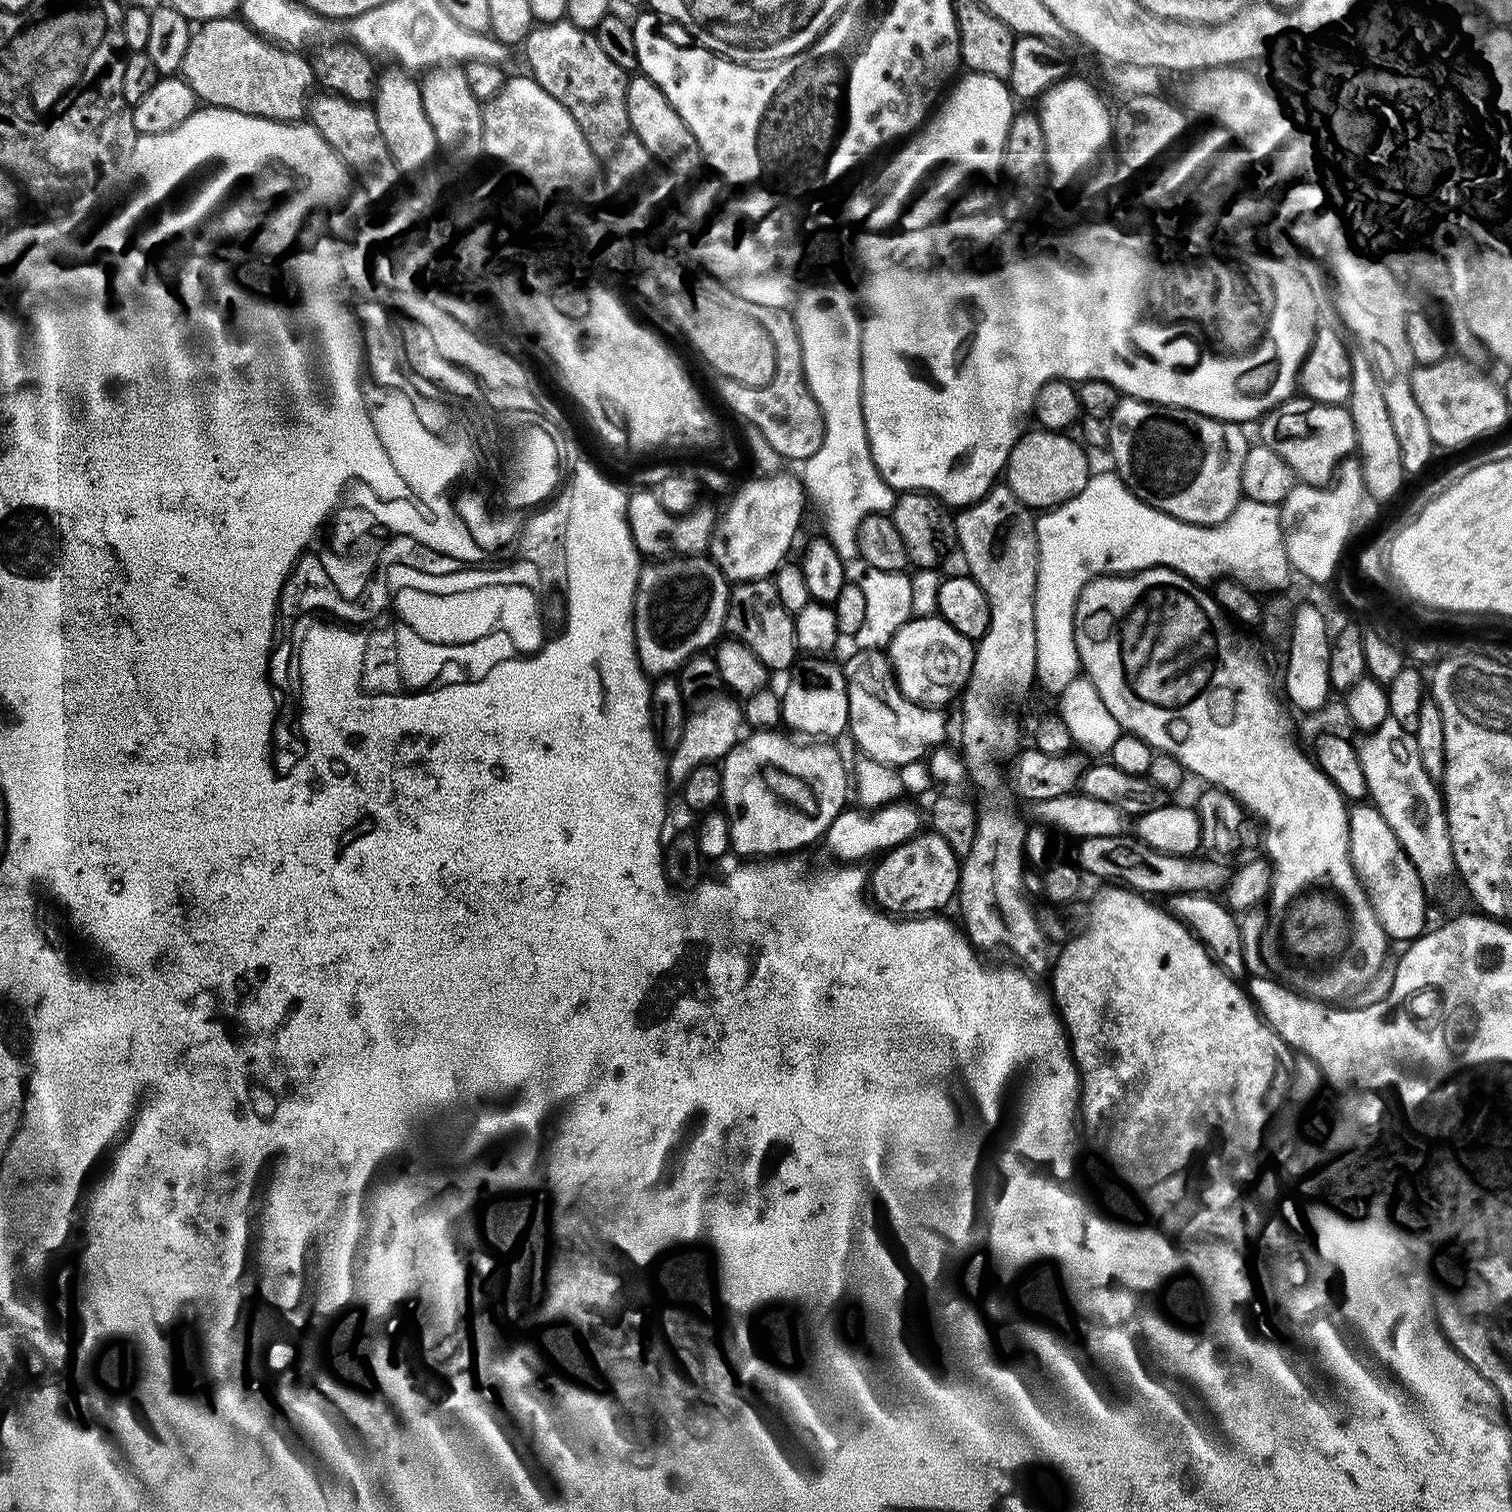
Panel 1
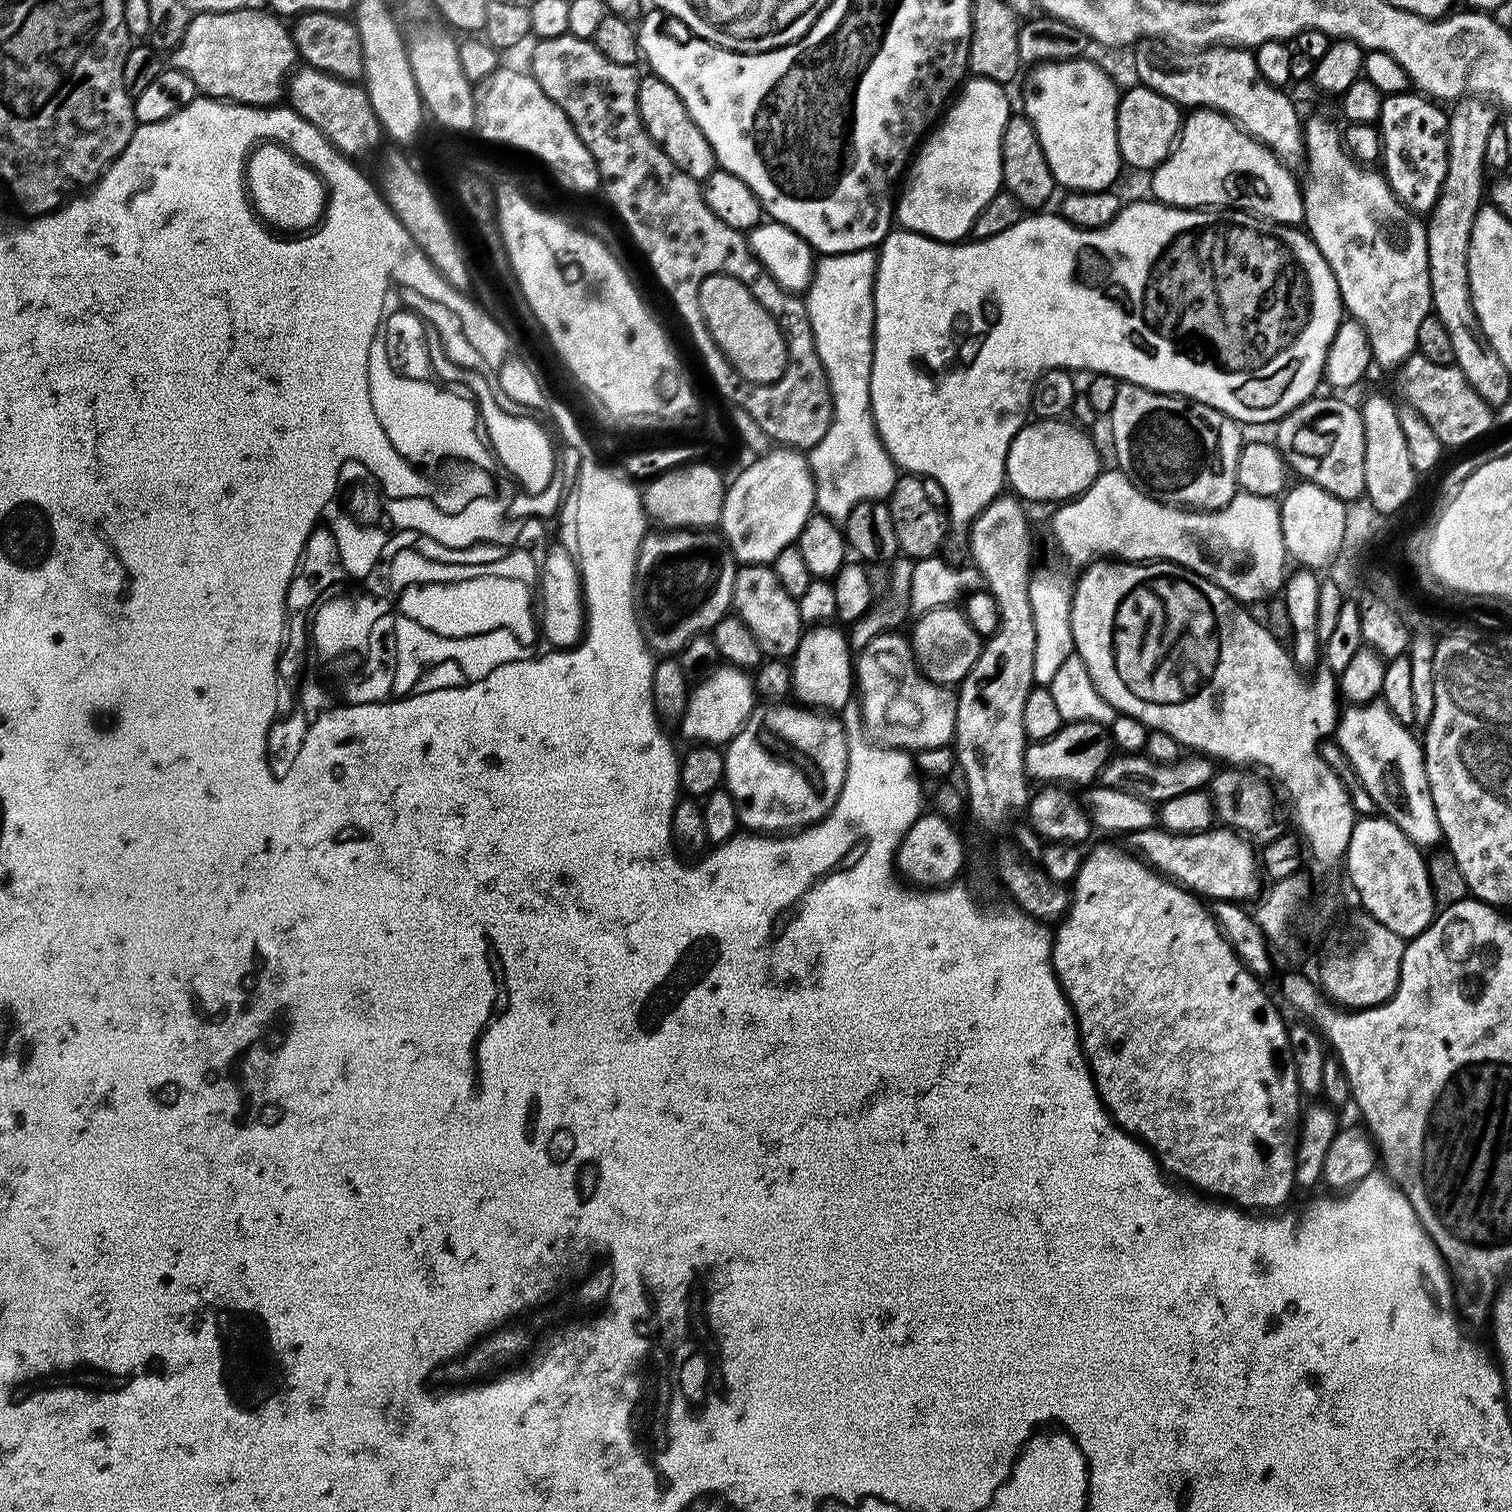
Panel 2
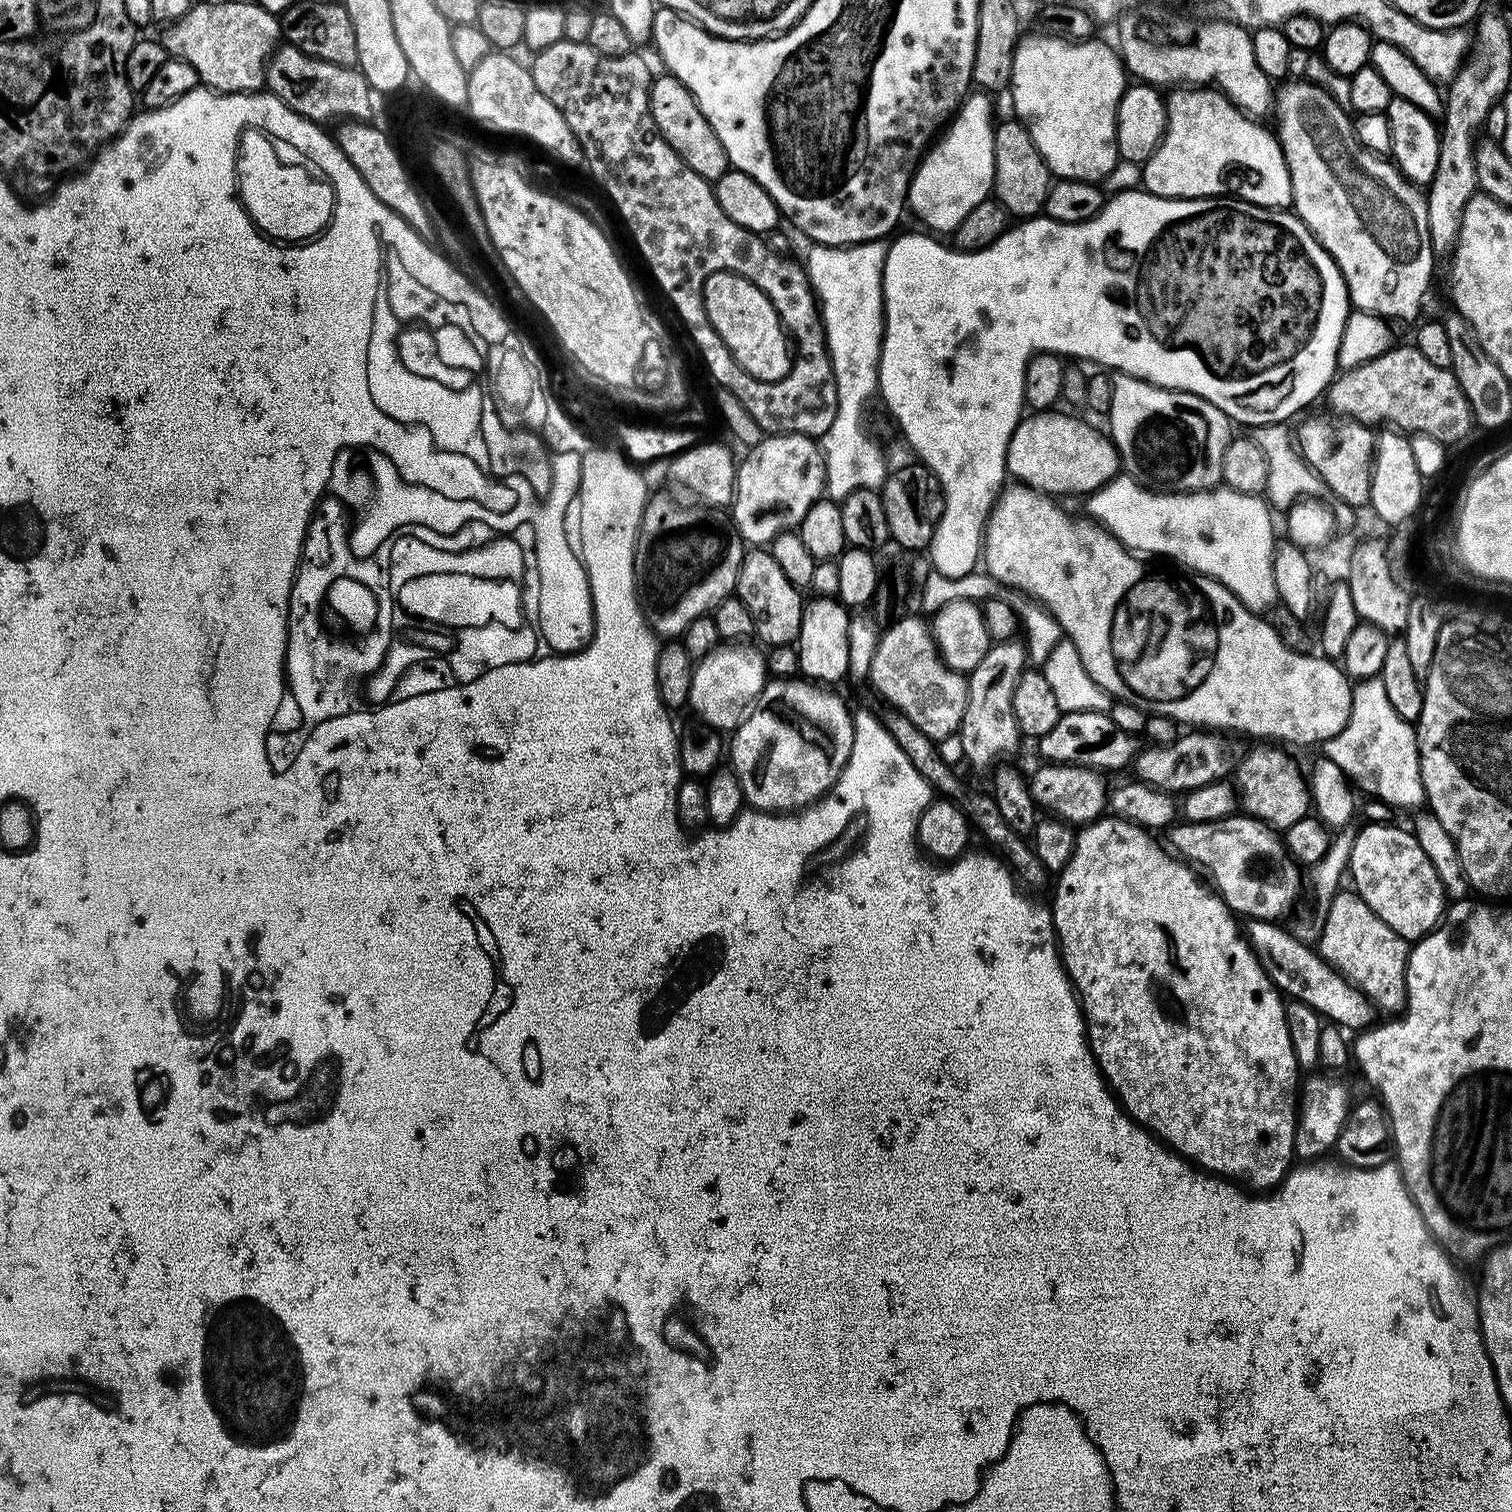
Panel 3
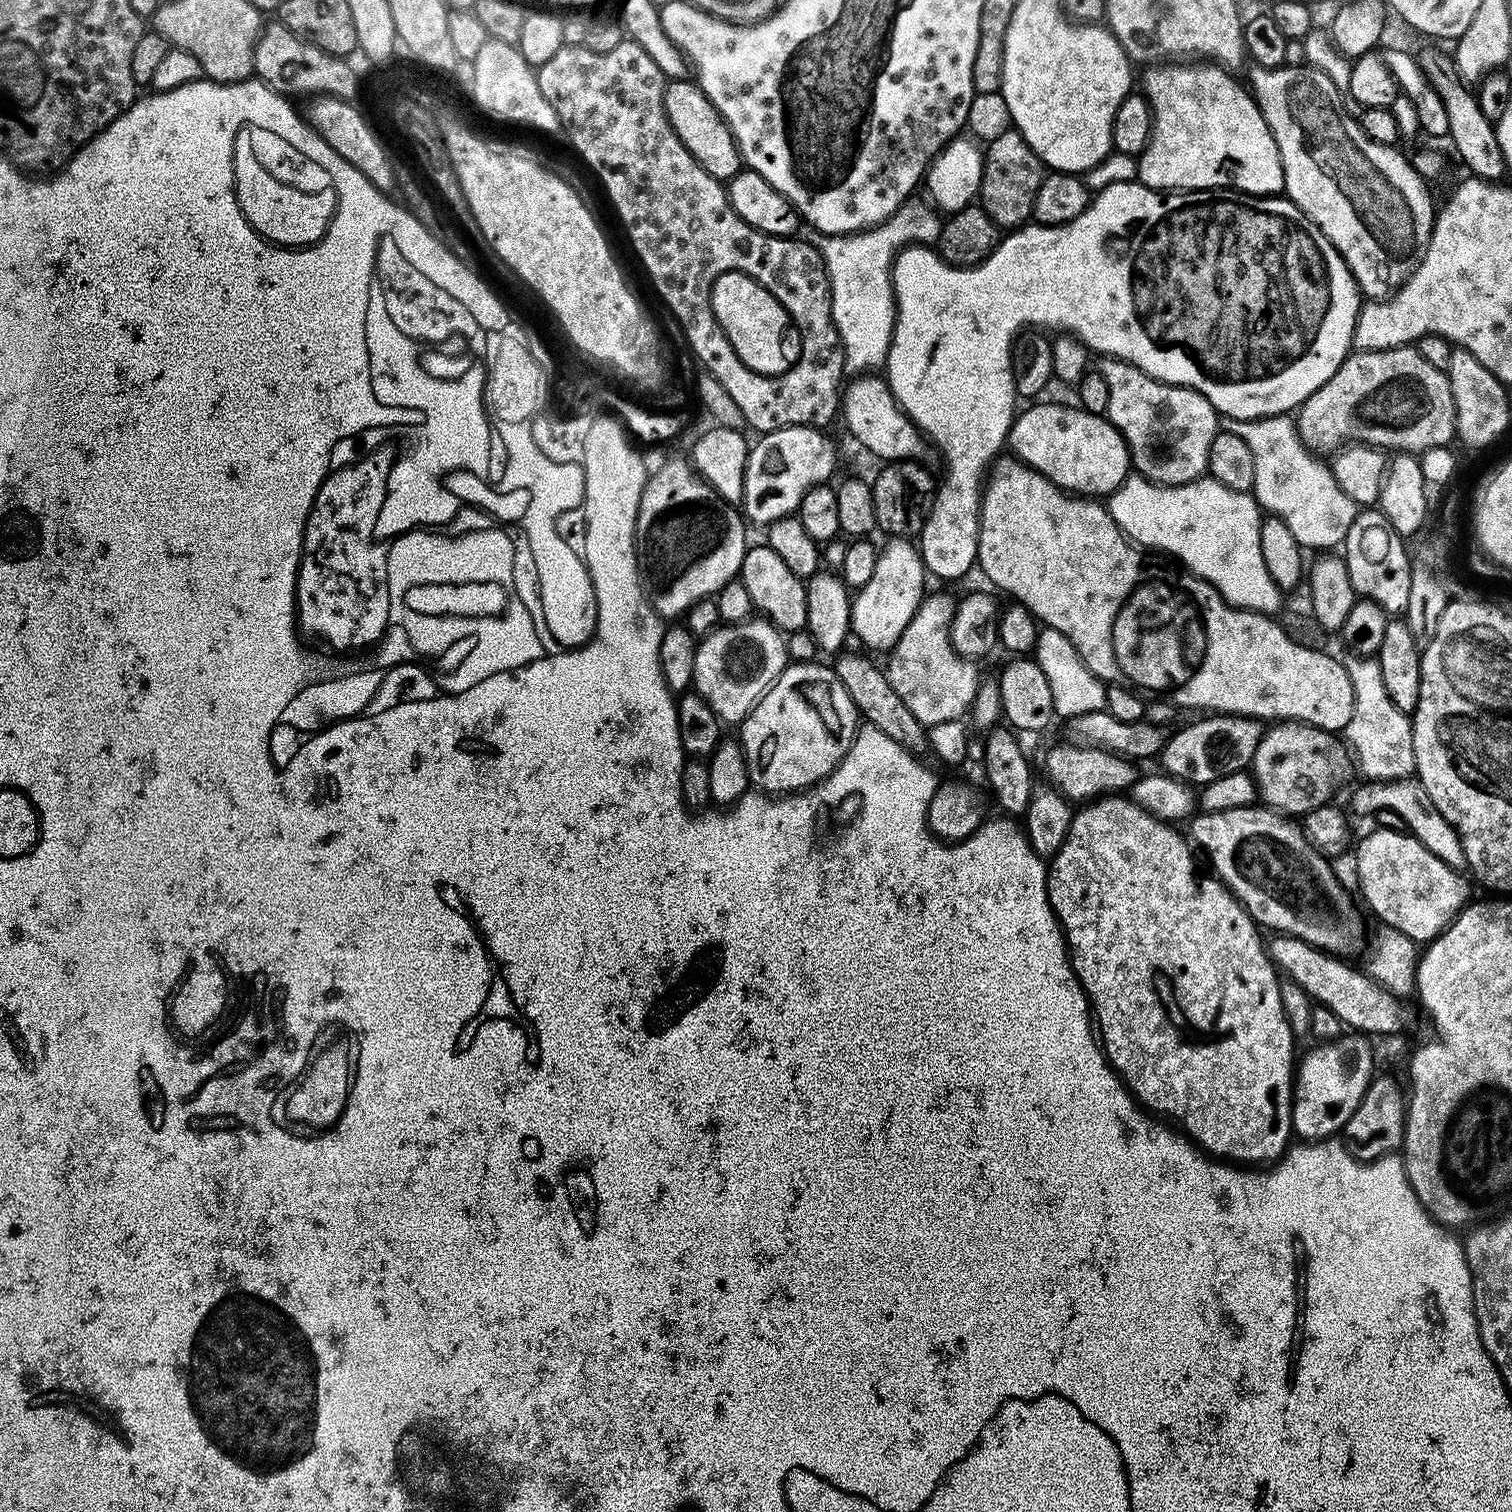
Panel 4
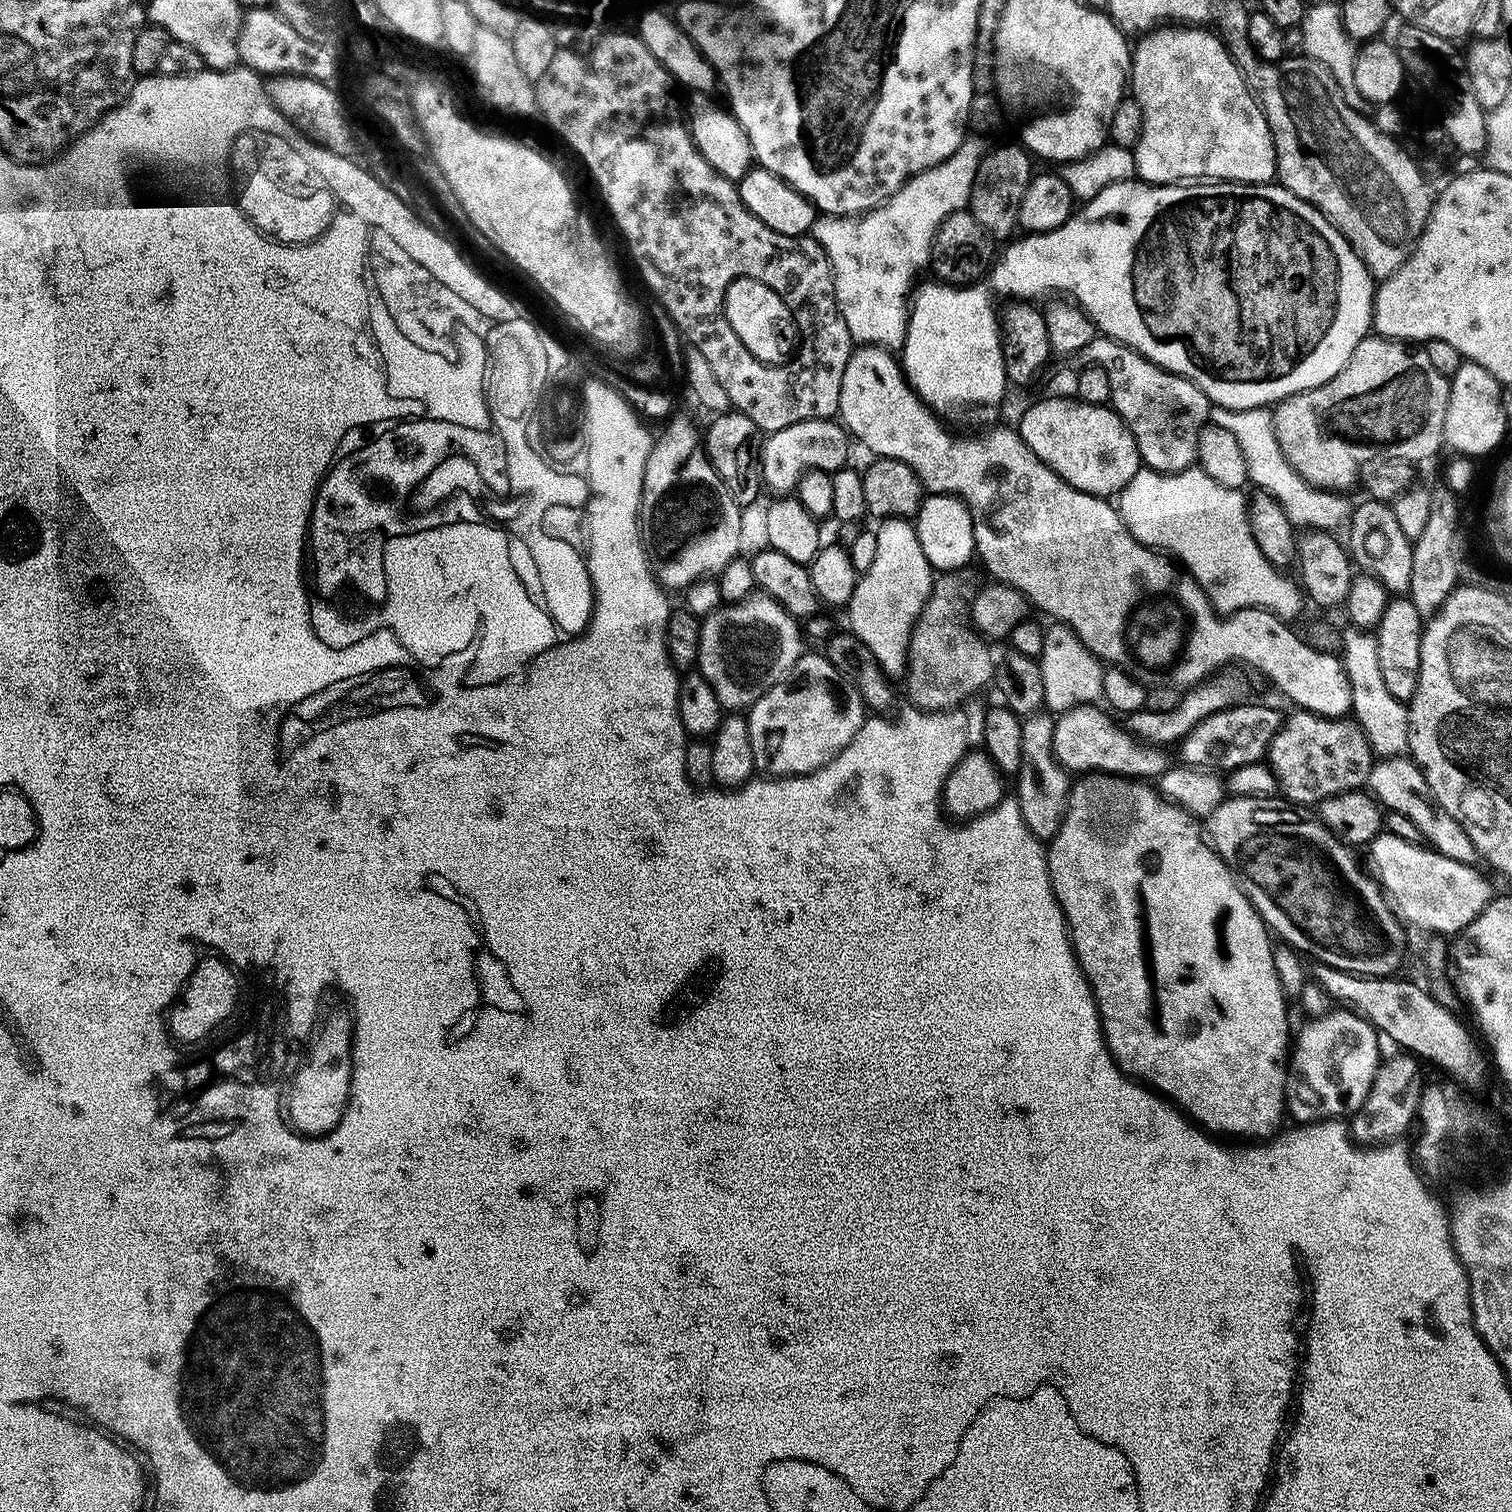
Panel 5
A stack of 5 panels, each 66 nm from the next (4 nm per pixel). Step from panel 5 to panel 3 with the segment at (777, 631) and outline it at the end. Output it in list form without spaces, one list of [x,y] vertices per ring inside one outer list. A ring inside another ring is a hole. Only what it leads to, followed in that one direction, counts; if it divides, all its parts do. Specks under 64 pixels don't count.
[[[720,642],[704,657],[697,659],[692,669],[687,707],[693,708],[703,723],[717,730],[735,729],[769,679],[763,654],[748,643],[752,642]]]

